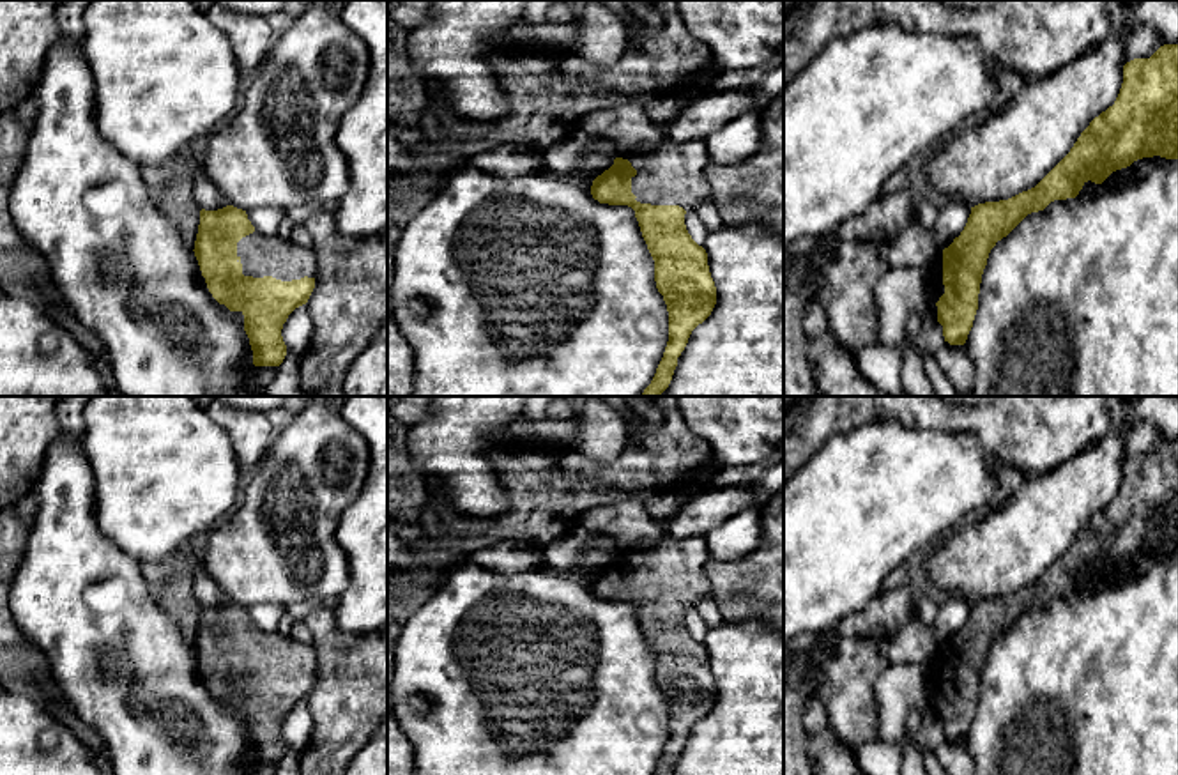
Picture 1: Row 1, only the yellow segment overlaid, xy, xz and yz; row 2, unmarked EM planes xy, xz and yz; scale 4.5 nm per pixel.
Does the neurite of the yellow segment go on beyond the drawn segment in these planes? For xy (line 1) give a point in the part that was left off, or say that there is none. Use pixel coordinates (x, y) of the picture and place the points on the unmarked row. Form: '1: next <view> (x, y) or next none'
1: next xy (260, 652)

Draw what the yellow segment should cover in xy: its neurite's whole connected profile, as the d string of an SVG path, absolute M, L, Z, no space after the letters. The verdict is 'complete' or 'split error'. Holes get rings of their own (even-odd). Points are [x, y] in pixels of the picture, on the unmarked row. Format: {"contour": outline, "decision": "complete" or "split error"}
{"contour": "M226 602L200 607L193 648L212 694L244 711L253 761L279 763L283 720L315 685L313 646L256 628L246 607Z", "decision": "split error"}

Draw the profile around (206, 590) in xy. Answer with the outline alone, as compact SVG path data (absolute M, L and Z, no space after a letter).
M200 556L186 566L186 587L205 607L218 607L228 602L228 596L202 564Z

